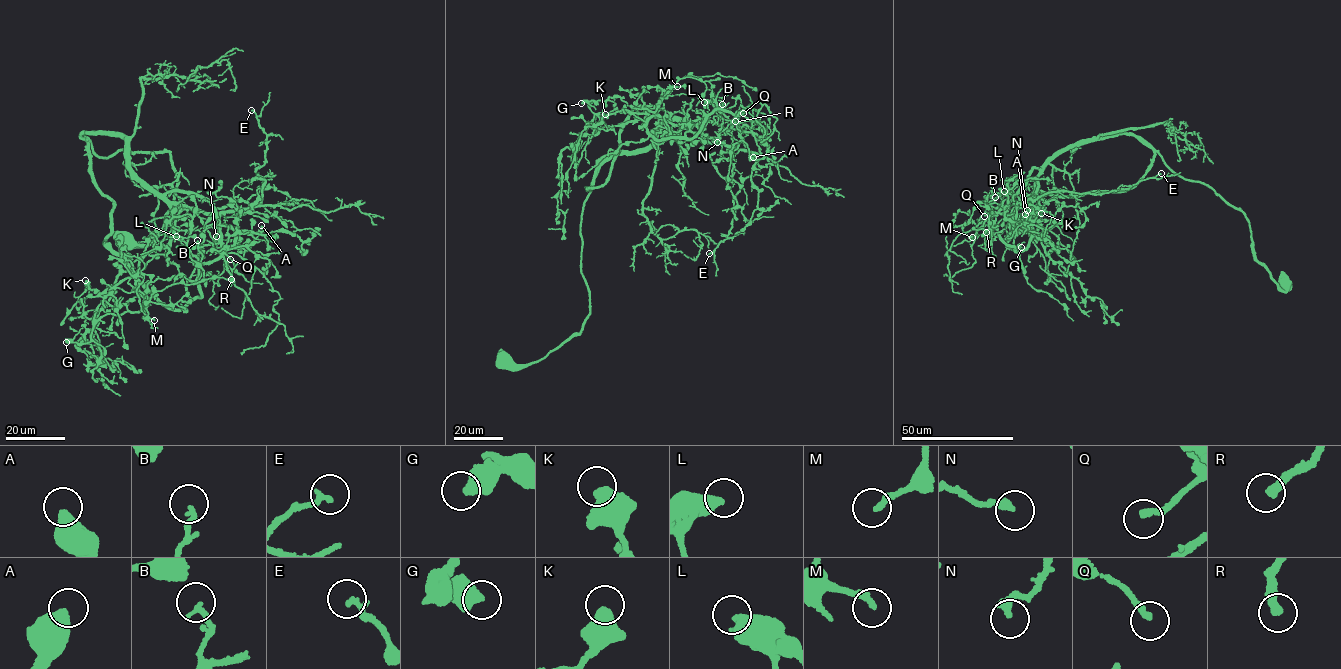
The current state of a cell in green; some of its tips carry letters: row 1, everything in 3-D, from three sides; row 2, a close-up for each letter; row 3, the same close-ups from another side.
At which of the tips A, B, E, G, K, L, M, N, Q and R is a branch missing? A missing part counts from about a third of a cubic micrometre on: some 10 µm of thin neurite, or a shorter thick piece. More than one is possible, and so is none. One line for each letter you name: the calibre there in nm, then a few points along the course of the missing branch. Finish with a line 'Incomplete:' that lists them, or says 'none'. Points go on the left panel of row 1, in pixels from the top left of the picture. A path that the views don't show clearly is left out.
L: Thickness 440 nm
M: Thickness 240 nm
Q: Thickness 200 nm
R: Thickness 360 nm. Course of what is missing: (231, 279), (247, 303), (231, 342)
Incomplete: L, M, Q, R

